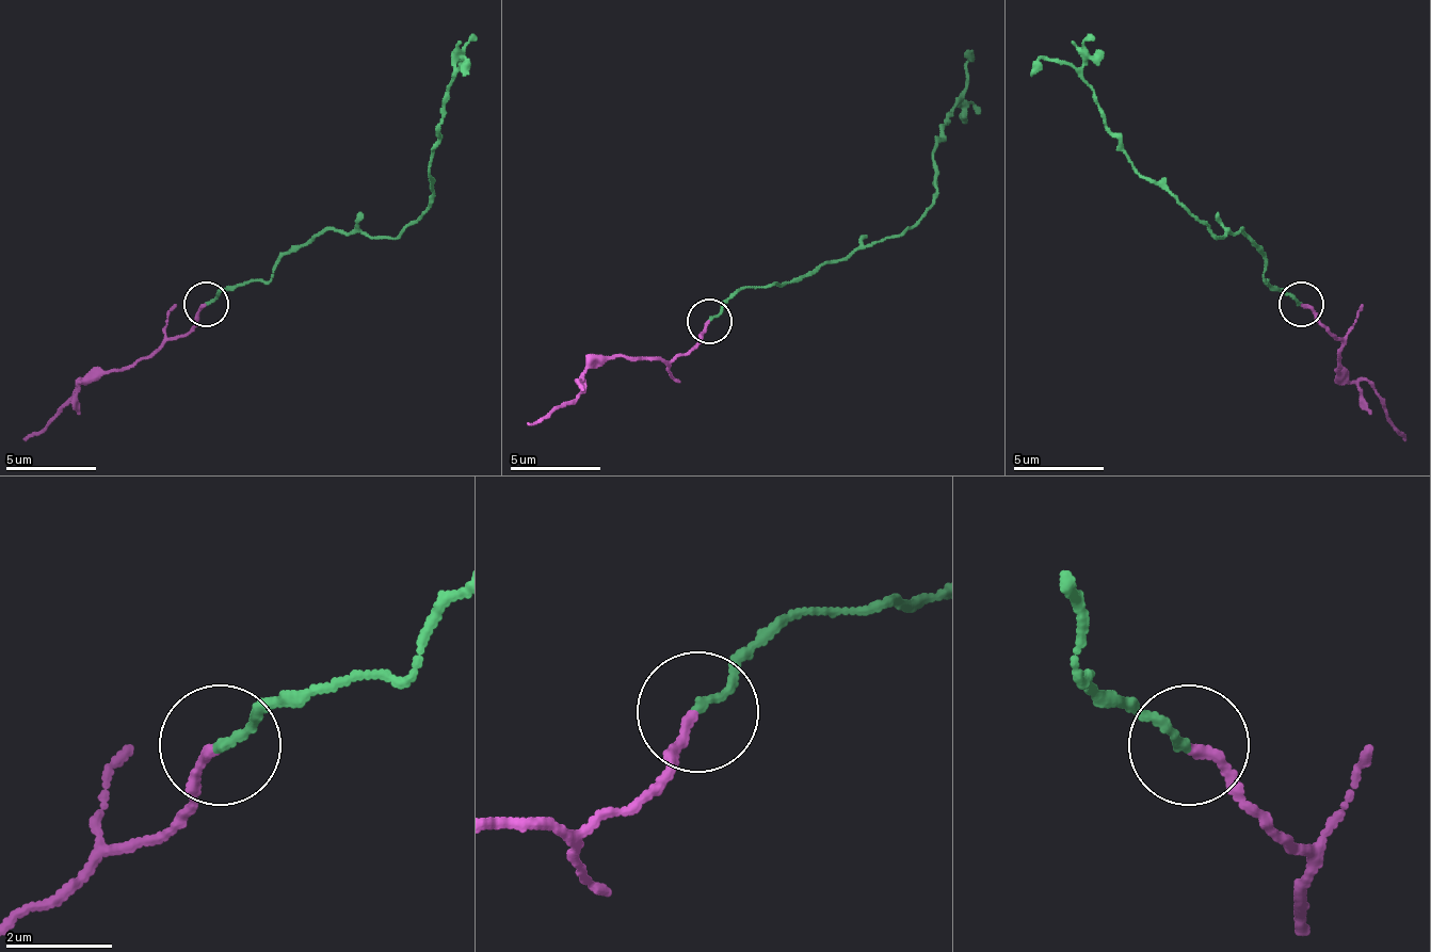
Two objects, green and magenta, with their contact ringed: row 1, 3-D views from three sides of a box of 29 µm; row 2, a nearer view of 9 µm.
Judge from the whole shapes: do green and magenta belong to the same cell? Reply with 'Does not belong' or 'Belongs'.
Belongs

